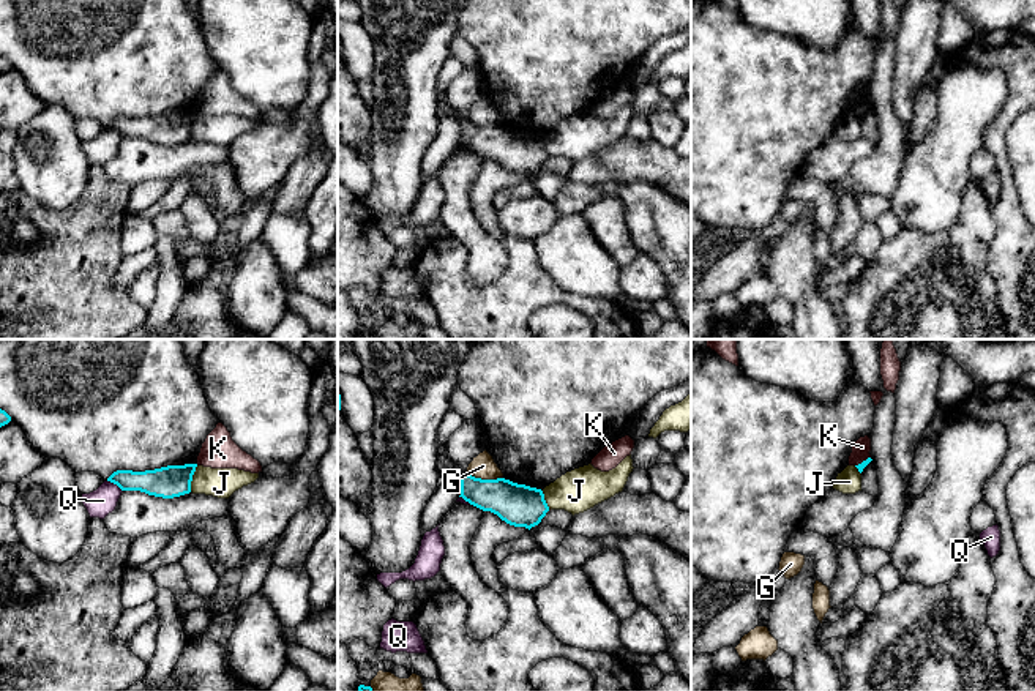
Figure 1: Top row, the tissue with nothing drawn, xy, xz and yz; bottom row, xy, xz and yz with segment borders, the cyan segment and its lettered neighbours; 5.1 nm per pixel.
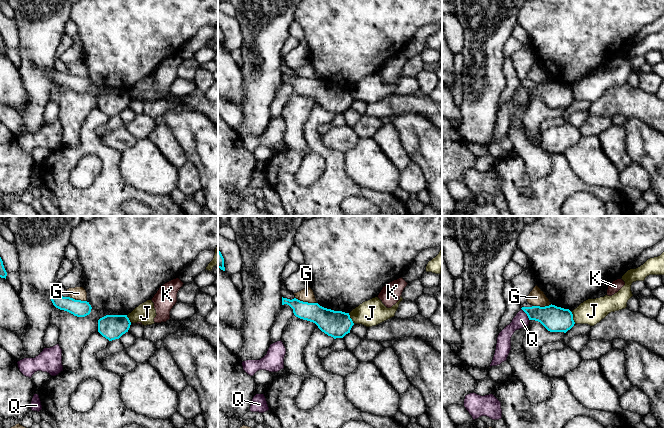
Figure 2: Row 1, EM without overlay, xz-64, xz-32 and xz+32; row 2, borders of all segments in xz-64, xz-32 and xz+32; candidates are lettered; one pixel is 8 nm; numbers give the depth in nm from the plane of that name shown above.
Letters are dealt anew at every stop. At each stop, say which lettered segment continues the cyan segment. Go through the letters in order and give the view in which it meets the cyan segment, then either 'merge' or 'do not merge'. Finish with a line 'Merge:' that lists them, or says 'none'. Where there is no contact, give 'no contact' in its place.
G: contact in xz; do not merge
J: contact in xy; do not merge
K: contact in yz; do not merge
Q: contact in xy; do not merge
Merge: none

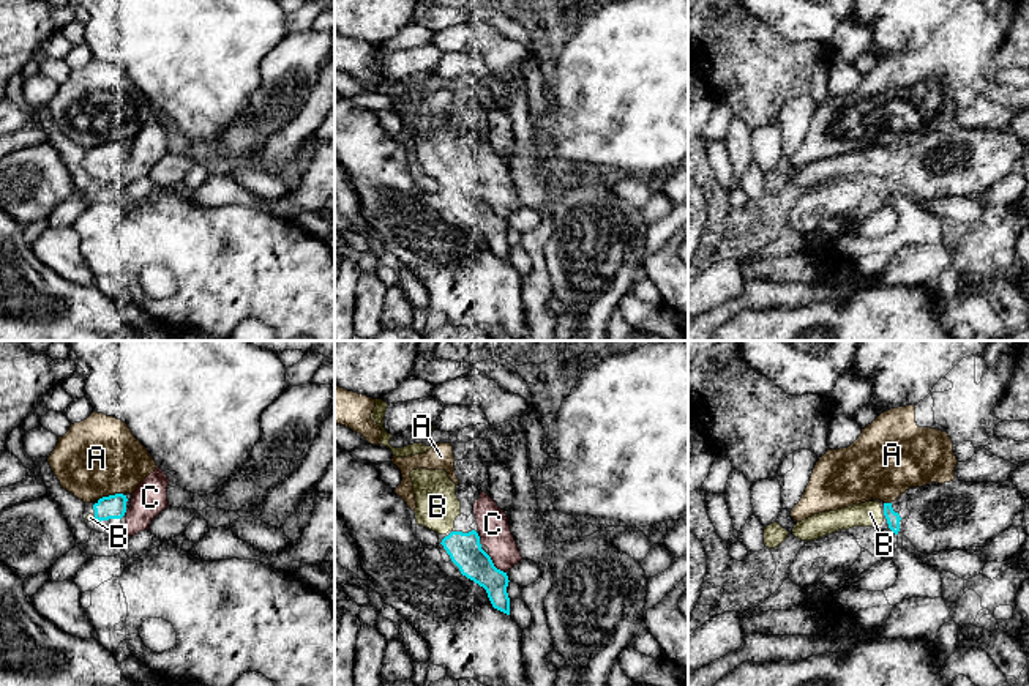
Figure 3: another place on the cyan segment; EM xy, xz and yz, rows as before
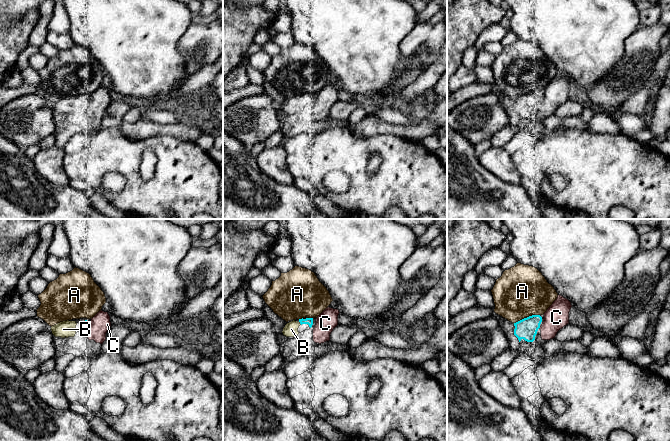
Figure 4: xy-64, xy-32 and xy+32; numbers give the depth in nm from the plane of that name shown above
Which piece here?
A: contact in xy; do not merge
B: contact in xy; merge
C: contact in xz; do not merge
Merge: B

